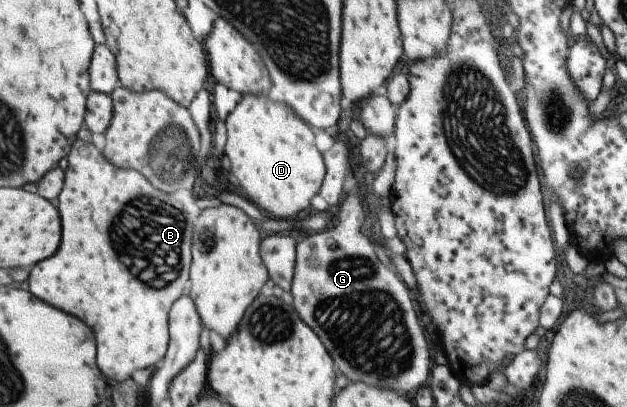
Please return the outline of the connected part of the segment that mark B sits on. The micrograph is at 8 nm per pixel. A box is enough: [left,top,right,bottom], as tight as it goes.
[30,139,195,382]

